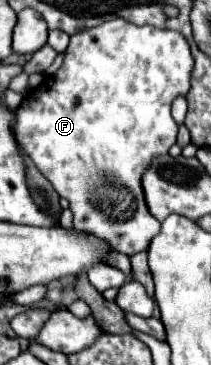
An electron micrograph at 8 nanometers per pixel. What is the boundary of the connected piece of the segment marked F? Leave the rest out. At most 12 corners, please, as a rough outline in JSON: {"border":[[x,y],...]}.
{"border":[[106,21],[18,107],[74,227],[134,255],[194,57]]}

